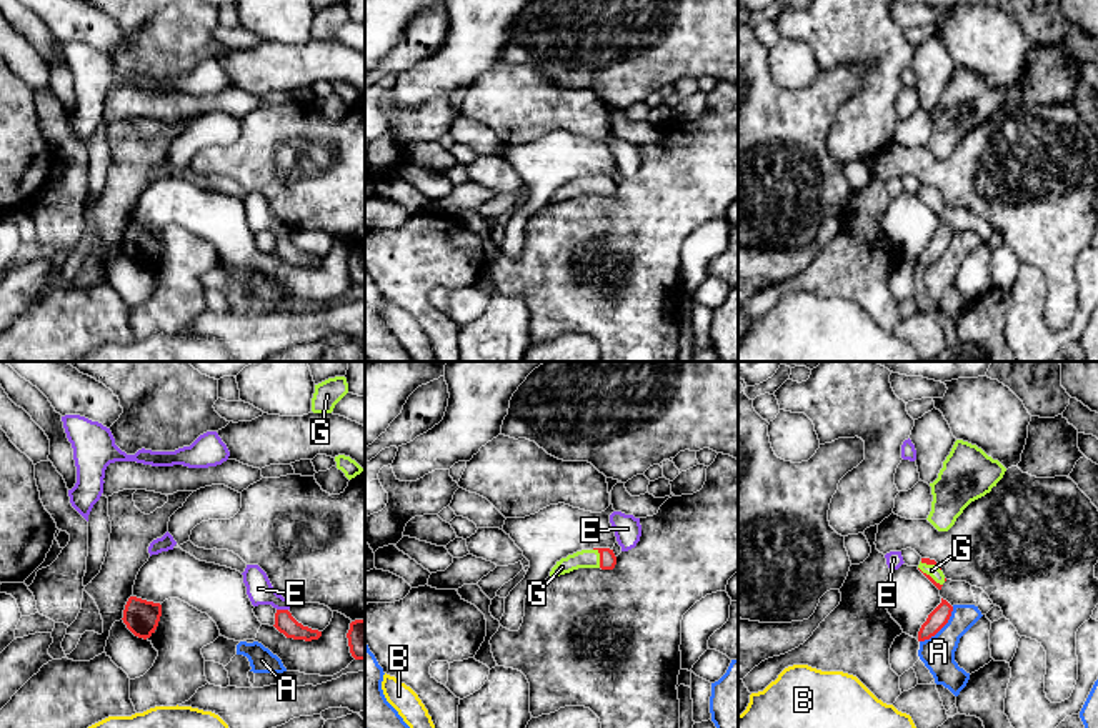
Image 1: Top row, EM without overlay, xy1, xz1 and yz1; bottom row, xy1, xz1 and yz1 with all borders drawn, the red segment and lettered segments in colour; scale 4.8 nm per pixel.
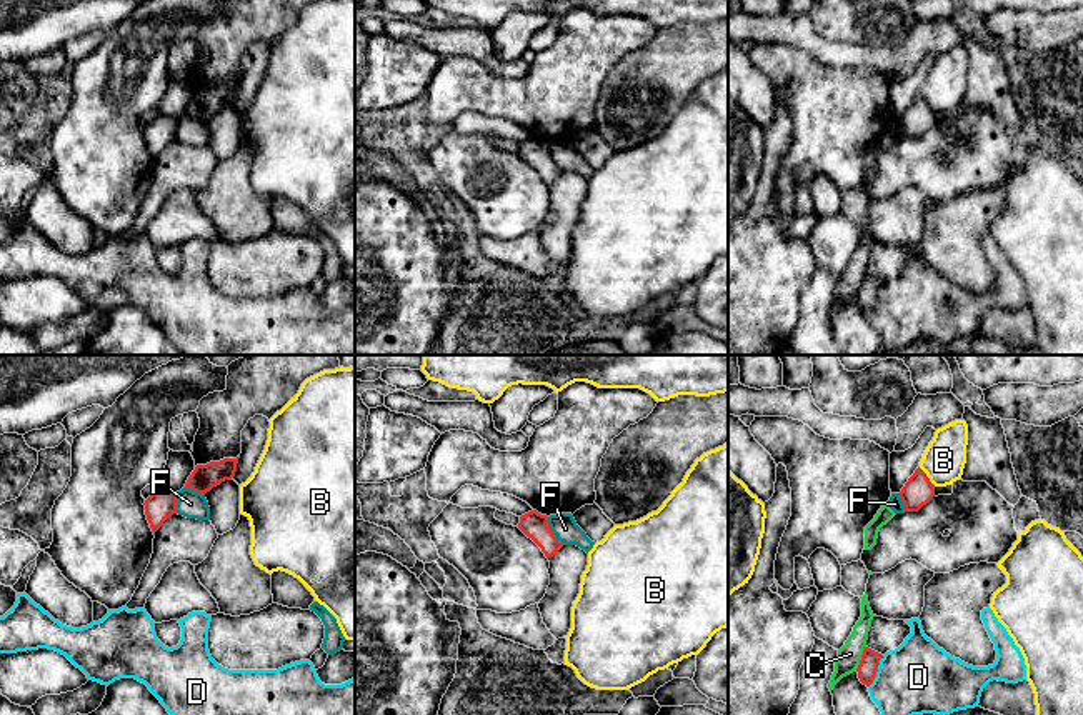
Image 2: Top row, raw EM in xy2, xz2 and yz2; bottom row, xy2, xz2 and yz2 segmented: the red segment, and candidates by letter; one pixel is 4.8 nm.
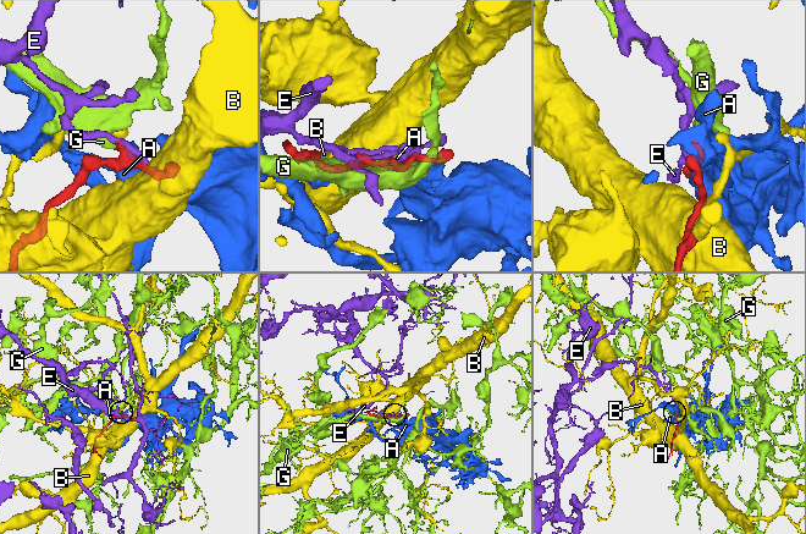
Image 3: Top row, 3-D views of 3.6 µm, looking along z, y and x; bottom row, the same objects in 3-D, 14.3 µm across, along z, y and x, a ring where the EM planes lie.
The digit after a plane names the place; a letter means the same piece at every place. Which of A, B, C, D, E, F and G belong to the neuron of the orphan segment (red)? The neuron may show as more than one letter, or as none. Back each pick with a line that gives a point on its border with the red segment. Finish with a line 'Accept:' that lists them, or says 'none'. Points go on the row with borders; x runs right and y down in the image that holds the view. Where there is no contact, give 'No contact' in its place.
G: Touches red at xz1 (600, 558)
Accept: G

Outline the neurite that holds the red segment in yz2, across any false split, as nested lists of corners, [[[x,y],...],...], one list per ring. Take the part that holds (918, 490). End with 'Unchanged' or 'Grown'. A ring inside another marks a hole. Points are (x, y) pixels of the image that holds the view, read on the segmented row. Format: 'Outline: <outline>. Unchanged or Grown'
Outline: [[[918,467],[898,495],[903,502],[905,512],[918,512],[935,497],[935,485]]]. Unchanged

